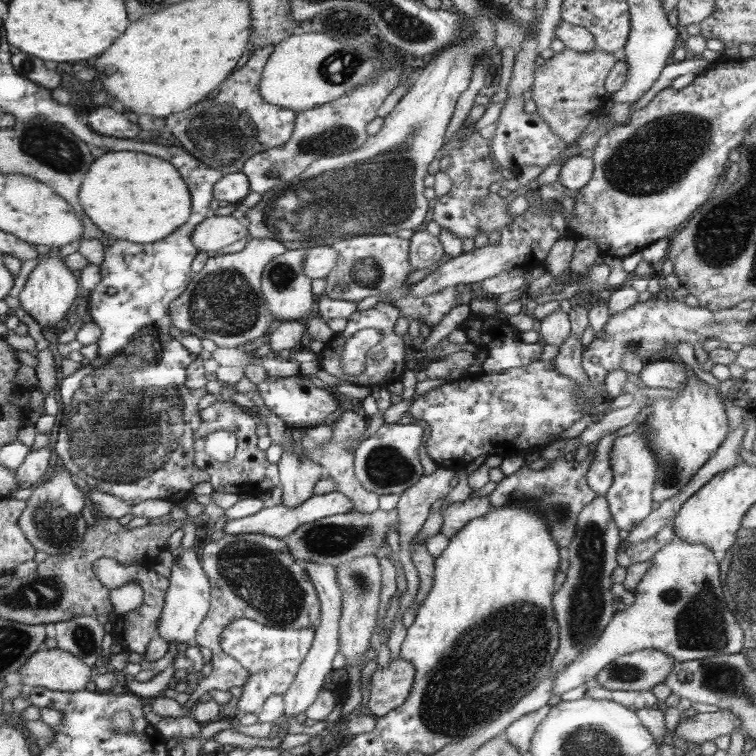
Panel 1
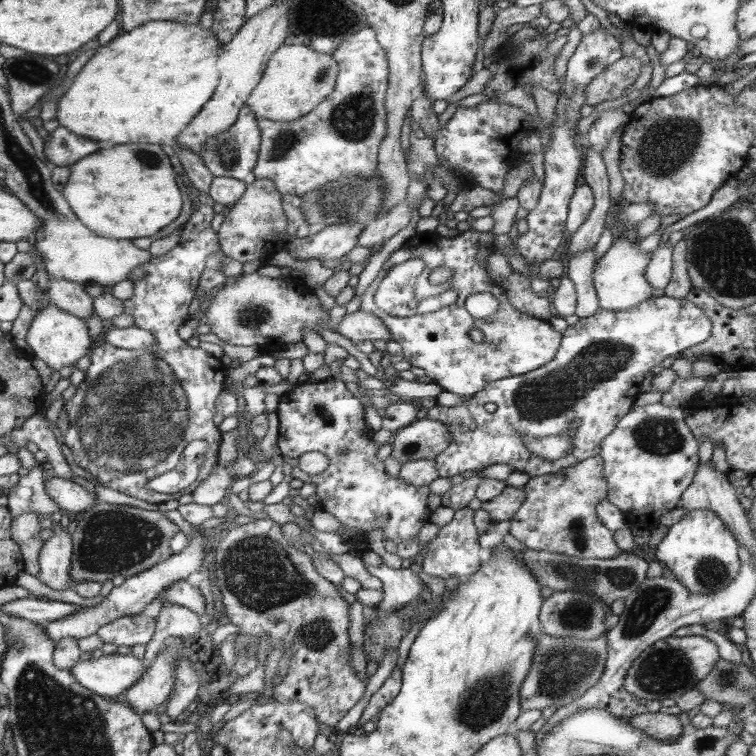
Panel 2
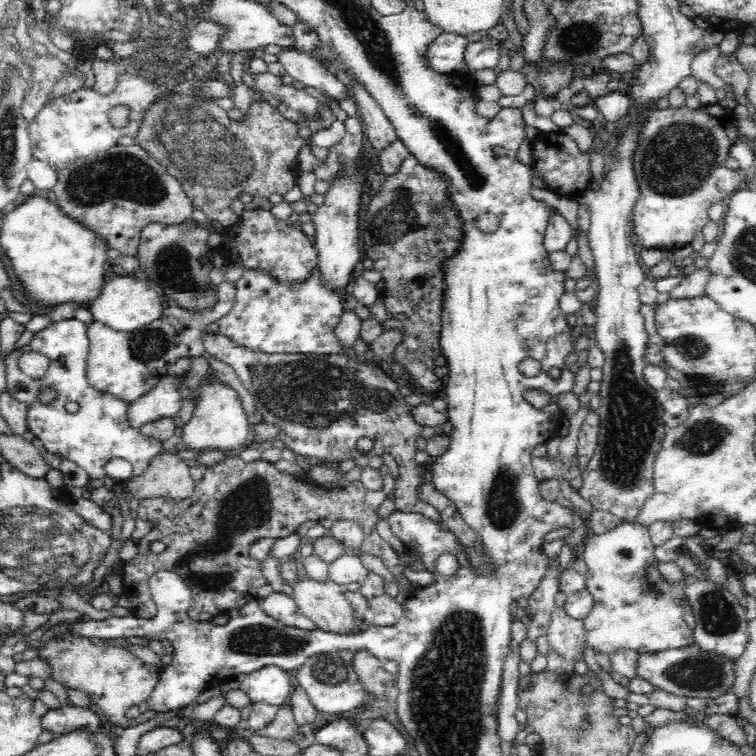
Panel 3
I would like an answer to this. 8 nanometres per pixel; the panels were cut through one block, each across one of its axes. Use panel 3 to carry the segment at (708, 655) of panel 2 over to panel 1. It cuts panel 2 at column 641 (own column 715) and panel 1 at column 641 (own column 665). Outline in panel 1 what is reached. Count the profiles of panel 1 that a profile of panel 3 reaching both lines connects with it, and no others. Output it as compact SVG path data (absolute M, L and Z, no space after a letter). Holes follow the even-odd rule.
M652 648L613 660L596 675L603 688L614 692L644 692L666 682L678 660Z

